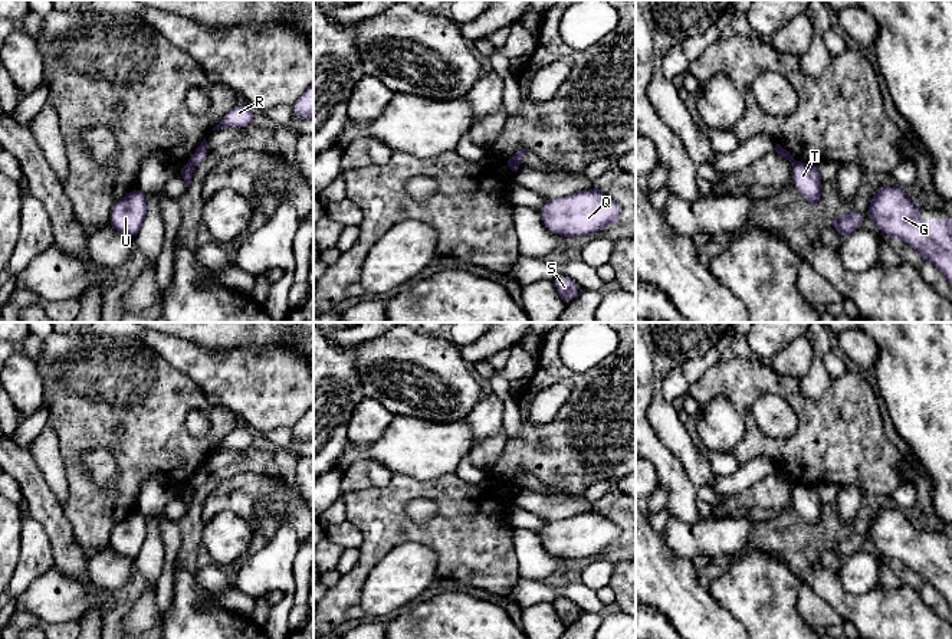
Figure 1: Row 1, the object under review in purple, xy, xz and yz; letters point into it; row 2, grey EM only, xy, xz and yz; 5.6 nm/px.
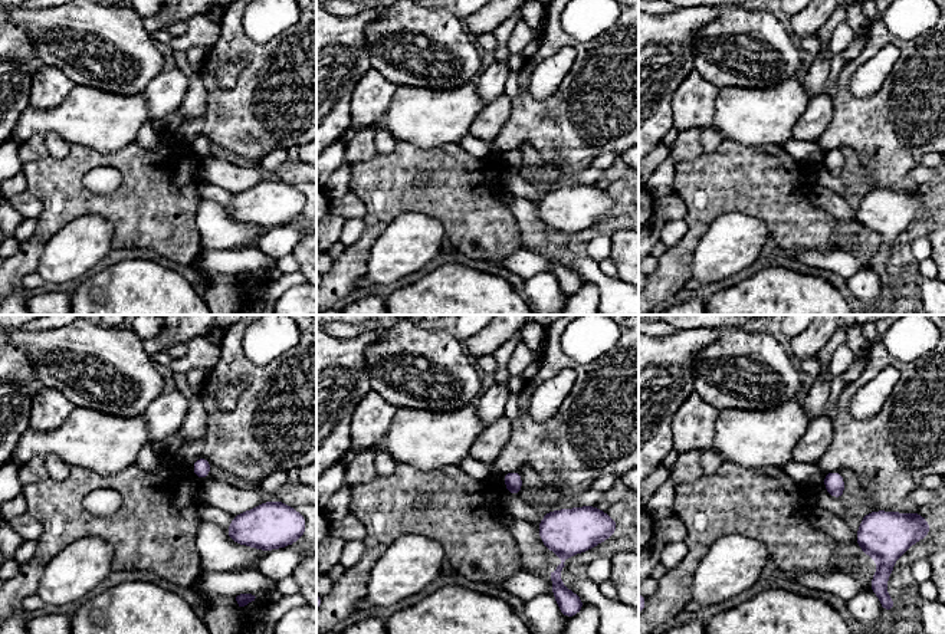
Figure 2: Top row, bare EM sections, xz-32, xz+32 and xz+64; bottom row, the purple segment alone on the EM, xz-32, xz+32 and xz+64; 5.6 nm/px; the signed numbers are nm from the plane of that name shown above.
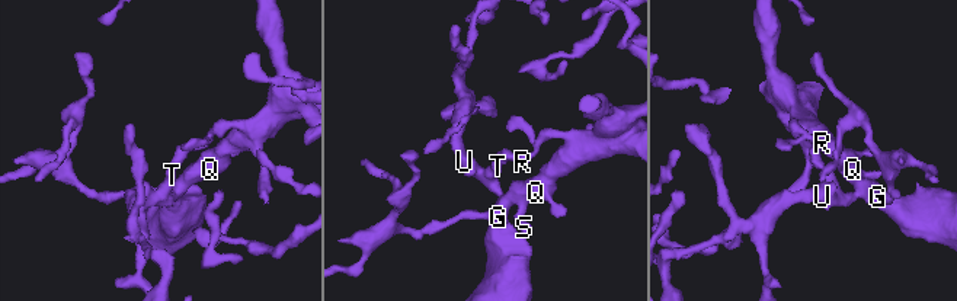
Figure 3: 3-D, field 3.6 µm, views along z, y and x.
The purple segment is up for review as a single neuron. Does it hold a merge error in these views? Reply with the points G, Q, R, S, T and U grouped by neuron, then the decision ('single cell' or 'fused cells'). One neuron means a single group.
G Q S T U / R; fused cells

